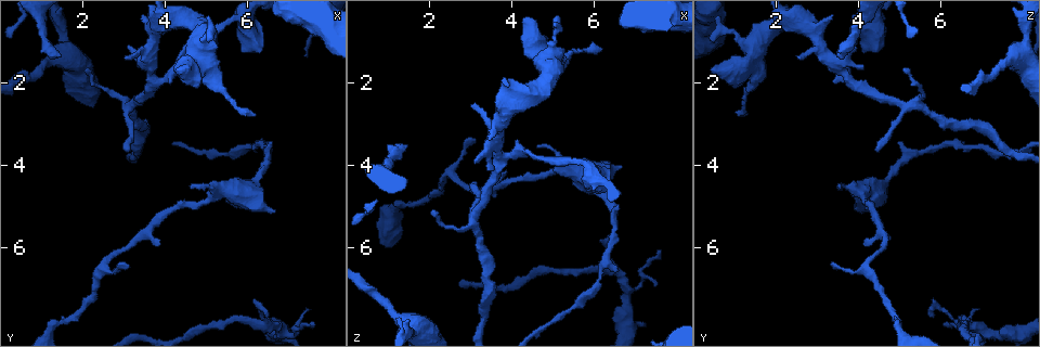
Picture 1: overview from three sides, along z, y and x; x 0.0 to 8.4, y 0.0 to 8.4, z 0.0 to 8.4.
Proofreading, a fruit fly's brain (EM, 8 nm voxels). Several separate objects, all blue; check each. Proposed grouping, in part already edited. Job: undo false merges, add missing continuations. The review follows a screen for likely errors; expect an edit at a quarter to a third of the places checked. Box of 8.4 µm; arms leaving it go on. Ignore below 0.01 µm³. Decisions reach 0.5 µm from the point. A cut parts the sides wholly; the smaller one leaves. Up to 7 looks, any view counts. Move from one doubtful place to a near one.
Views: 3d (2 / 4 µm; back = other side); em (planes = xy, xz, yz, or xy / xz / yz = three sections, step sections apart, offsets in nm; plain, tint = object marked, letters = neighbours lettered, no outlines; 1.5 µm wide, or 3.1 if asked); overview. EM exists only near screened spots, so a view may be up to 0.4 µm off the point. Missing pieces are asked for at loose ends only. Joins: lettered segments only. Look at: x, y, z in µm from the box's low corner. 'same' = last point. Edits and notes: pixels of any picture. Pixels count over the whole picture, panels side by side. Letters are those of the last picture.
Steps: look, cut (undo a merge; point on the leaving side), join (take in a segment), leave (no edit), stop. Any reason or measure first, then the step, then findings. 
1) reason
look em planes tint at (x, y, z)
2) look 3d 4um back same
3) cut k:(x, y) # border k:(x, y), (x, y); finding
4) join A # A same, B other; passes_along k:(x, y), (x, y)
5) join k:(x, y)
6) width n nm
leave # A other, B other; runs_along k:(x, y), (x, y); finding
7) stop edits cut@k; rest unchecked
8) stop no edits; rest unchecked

thin end
look em yz step 4 letters at (3.15, 6.50, 3.35)

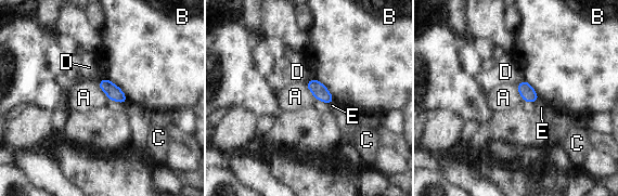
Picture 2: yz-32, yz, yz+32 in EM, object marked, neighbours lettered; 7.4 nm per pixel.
leave # A other, B other, C other, D other, E other; border 2:(306, 83), (306, 87), (317, 101); none of them fits

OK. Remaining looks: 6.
end of a long branch
look em planes letters at (1.50, 1.35, 3.50)

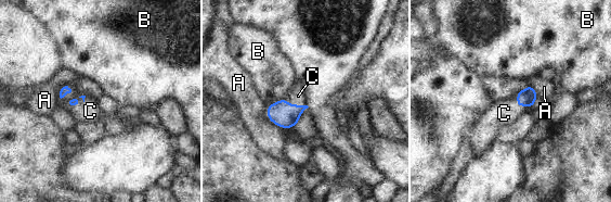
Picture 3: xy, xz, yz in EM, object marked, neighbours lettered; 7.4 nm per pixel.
join C # A other, B other, C same; passes_along 3:(73, 102), (79, 103), (90, 111); the neuron continues

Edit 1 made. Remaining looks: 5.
see it whole again
look overview

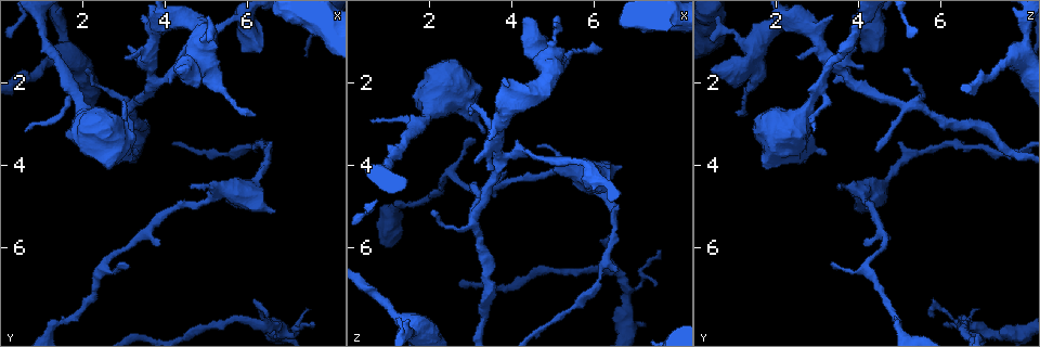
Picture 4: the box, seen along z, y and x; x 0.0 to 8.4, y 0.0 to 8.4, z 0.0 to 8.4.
four or more arms meet
look em planes tint at (3.75, 1.95, 3.75)

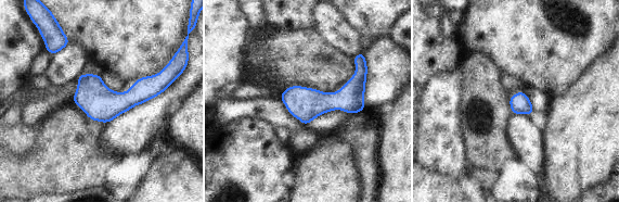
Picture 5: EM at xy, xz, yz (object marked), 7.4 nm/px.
look em planes letters same

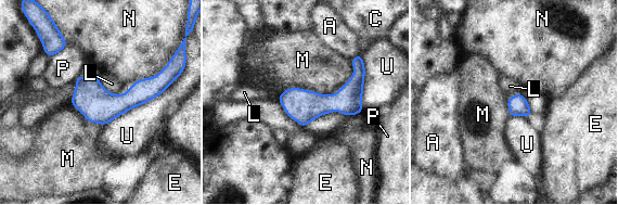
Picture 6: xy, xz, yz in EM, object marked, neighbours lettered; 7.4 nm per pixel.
width 130 nm
leave # A other, C other, E other, L other, M other, N other, P other, U other; border 6:(351, 59), (331, 94), (287, 89); all the same neuron

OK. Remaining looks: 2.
stop edits join@3; rest unchecked

